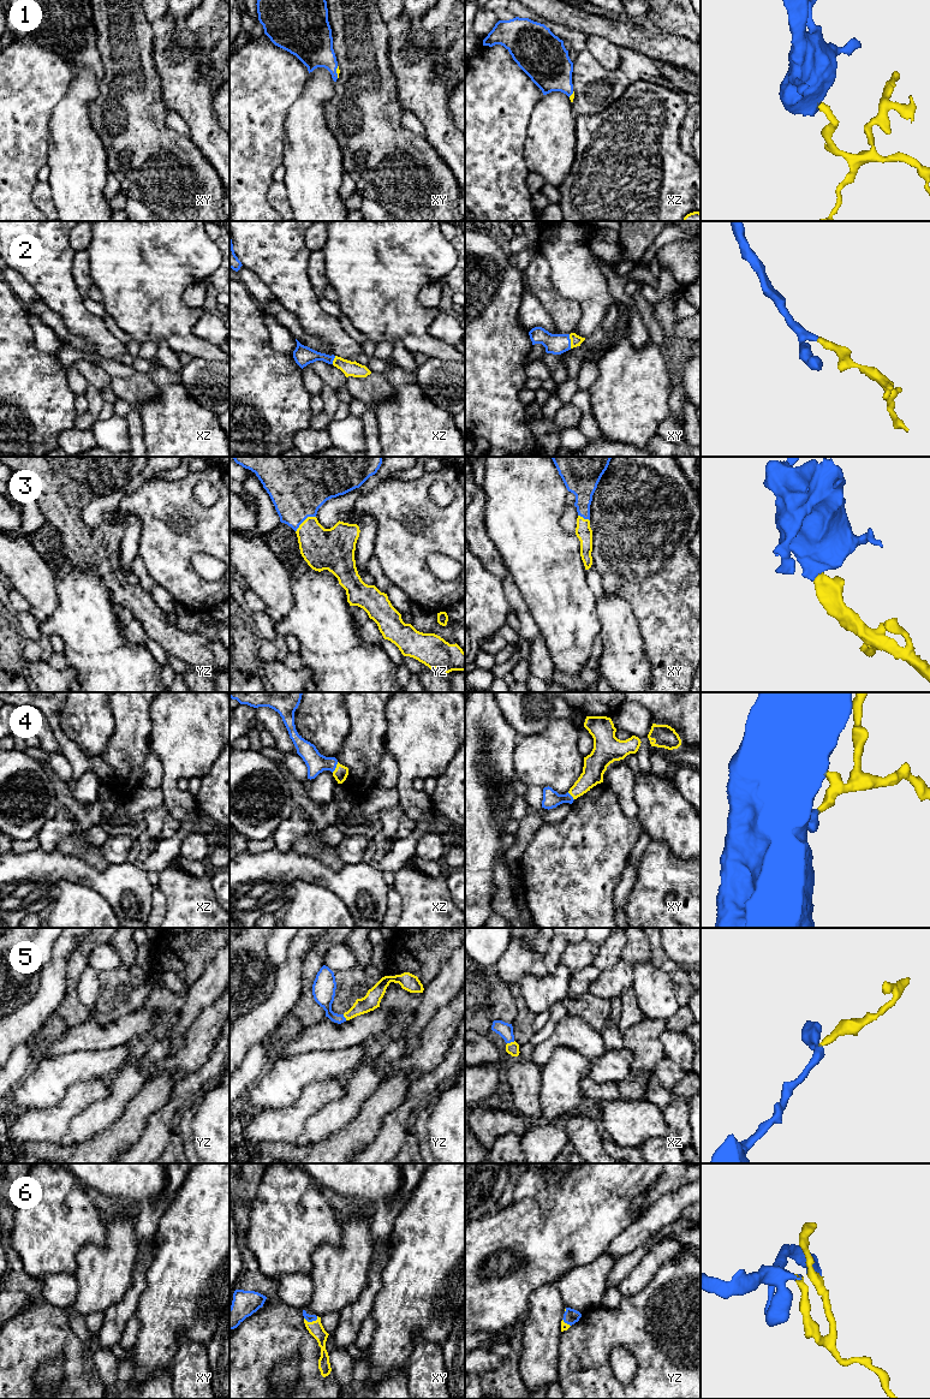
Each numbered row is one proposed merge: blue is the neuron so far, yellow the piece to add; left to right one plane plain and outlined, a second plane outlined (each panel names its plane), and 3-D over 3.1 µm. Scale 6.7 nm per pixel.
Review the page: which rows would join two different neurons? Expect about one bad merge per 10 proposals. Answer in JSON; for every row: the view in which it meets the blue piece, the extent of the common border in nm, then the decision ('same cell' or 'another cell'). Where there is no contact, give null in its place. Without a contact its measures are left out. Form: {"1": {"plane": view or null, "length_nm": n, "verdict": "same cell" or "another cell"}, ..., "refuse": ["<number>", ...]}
{"1": {"plane": "xy", "length_nm": 80, "verdict": "same cell"}, "2": {"plane": "xy", "length_nm": 100, "verdict": "same cell"}, "3": {"plane": "yz", "length_nm": 170, "verdict": "same cell"}, "4": {"plane": "xz", "length_nm": 80, "verdict": "same cell"}, "5": {"plane": "xz", "length_nm": 60, "verdict": "same cell"}, "6": {"plane": "xy", "length_nm": 100, "verdict": "same cell"}, "refuse": []}

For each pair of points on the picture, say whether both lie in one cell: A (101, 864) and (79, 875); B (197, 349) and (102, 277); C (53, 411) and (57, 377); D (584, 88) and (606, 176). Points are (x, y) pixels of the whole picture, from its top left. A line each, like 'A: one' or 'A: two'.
A: two
B: one
C: one
D: two

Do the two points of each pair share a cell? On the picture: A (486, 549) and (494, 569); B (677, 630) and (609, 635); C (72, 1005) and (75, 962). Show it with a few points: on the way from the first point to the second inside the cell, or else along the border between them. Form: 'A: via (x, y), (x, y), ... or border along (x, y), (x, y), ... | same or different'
A: via (488, 554), (494, 564) | same
B: border along (629, 606), (637, 623), (647, 660) | different
C: via (71, 994), (73, 972) | same

